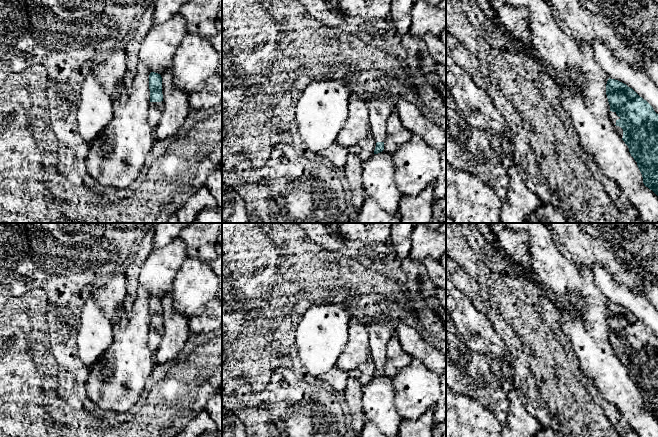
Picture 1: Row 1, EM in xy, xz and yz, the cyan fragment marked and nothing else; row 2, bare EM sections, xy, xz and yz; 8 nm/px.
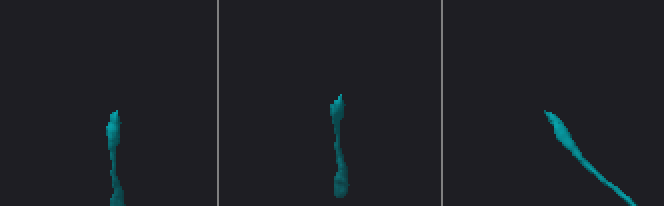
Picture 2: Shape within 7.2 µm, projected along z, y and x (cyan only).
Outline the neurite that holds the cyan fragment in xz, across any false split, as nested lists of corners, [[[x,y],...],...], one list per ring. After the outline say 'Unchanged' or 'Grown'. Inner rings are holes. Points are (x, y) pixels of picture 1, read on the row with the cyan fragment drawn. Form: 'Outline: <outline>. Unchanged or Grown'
Outline: [[[372,98],[366,102],[366,105],[370,112],[371,134],[376,142],[374,154],[378,154],[384,150],[386,123],[389,116],[395,111],[395,106],[380,98]]]. Grown

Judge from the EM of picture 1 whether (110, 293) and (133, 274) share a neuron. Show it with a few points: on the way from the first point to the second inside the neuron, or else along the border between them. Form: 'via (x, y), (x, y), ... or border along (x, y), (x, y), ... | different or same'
border along (124, 273), (127, 293) | different

